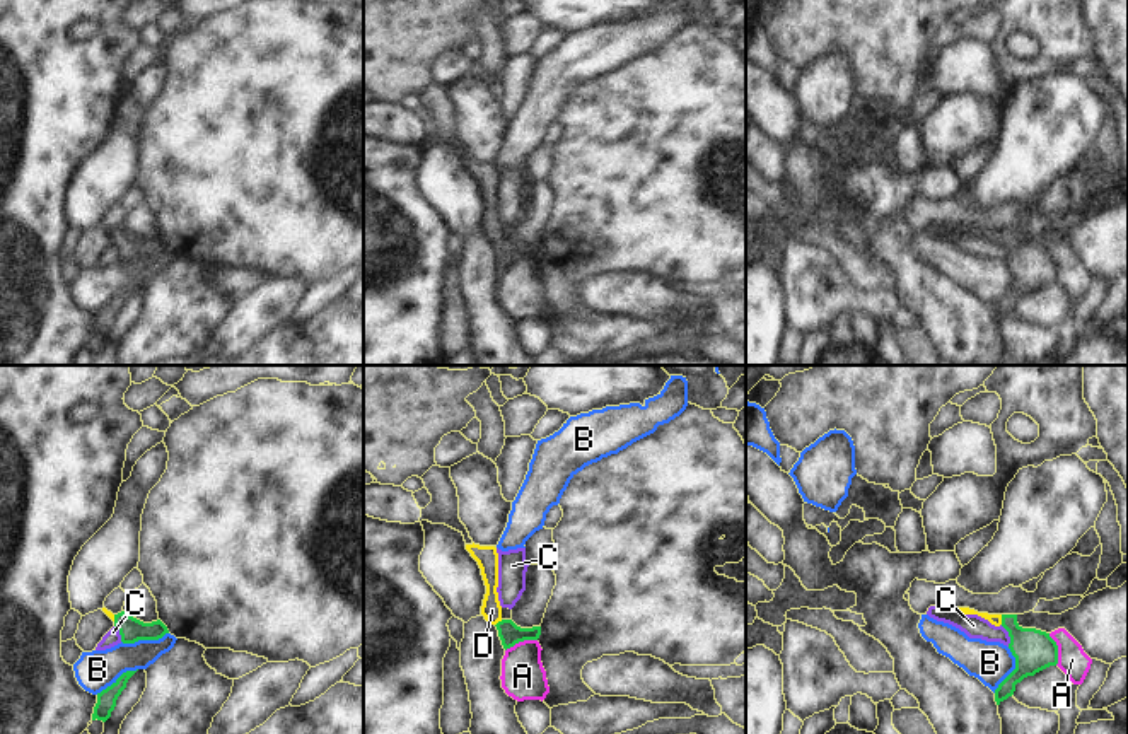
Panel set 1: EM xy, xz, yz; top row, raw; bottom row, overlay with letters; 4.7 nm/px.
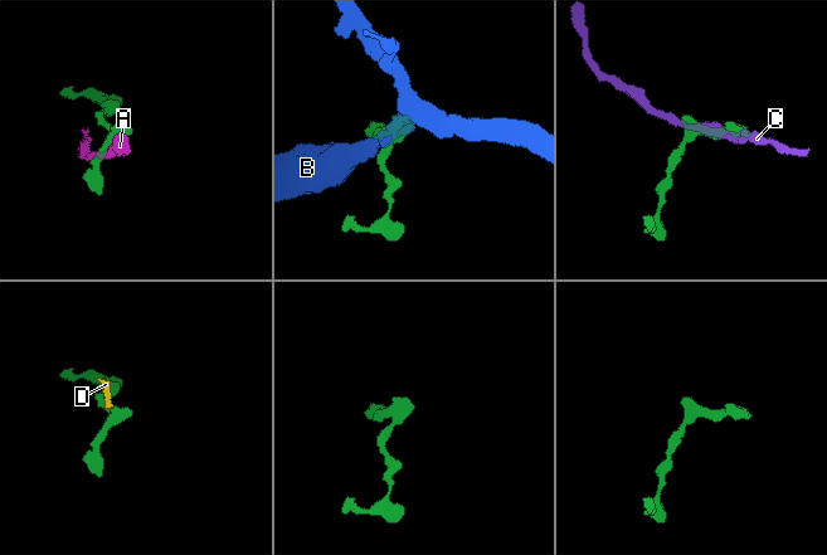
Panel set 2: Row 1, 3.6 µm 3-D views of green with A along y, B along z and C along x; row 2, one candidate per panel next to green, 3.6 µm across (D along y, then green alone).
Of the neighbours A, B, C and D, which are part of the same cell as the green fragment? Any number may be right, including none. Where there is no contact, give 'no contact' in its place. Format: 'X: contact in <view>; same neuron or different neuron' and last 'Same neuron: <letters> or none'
A: contact in xz; different neuron
B: contact in xy; different neuron
C: contact in yz; different neuron
D: contact in yz; same neuron
Same neuron: D

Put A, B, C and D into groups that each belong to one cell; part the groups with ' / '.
A / B / C / D

